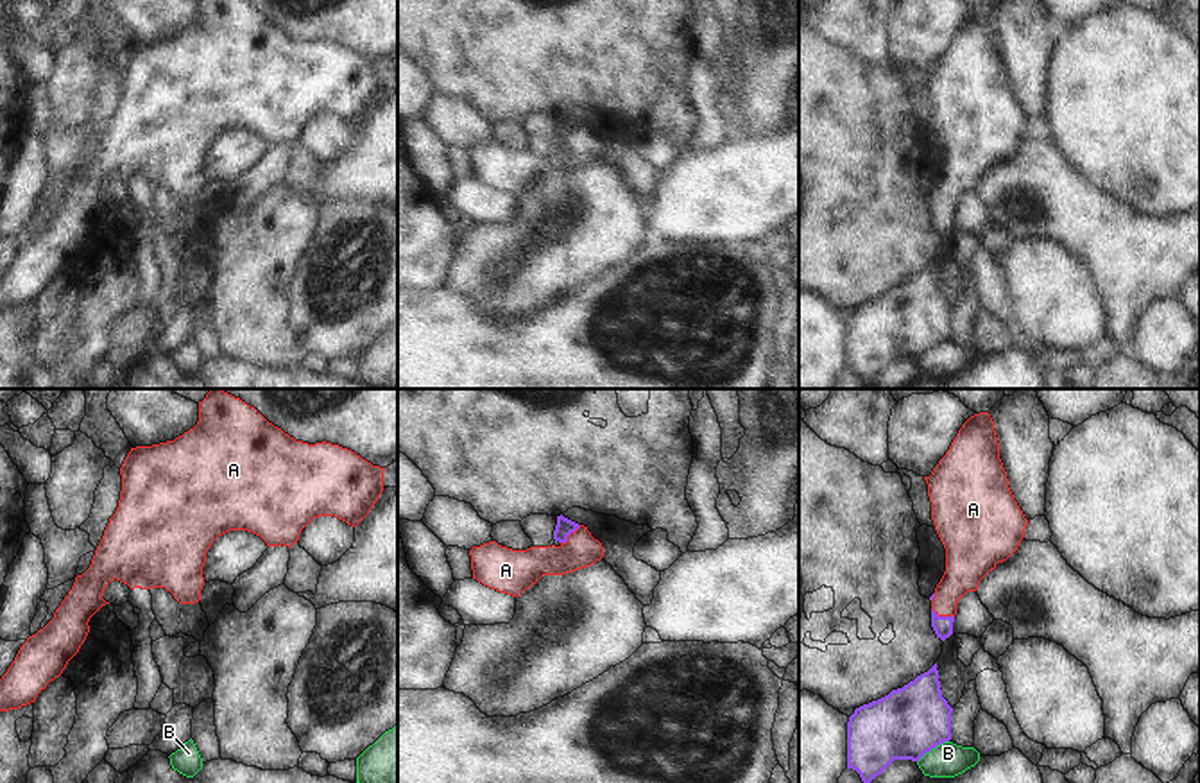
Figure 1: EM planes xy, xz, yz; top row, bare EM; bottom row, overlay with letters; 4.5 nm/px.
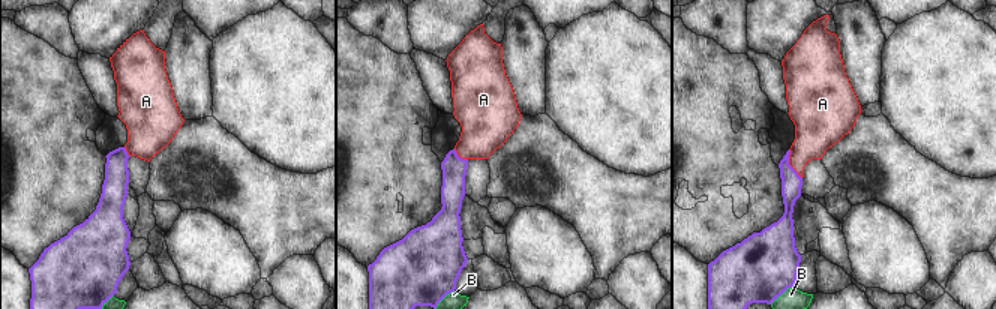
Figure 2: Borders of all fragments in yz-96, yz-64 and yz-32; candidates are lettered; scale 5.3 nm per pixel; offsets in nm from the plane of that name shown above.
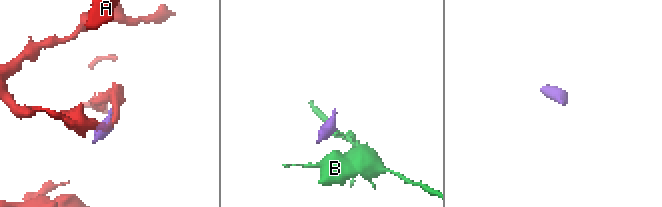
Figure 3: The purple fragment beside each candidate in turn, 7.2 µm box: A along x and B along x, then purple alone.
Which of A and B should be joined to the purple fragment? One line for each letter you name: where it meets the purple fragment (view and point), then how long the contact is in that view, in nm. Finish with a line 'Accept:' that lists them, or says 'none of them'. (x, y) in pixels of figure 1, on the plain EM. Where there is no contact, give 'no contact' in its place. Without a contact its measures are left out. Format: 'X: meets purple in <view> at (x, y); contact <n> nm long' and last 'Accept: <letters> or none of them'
A: meets purple in xz at (570, 131); contact 130 nm long
Accept: A

